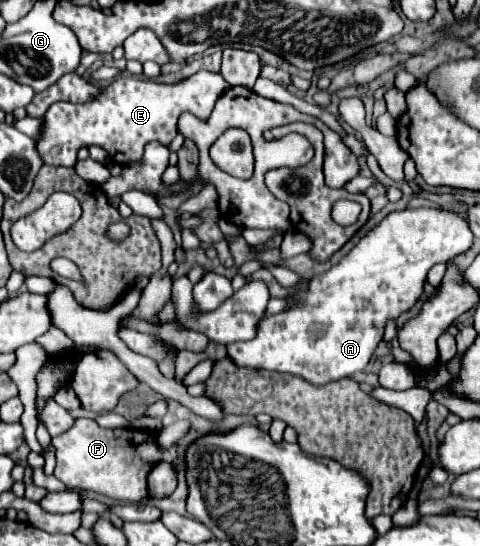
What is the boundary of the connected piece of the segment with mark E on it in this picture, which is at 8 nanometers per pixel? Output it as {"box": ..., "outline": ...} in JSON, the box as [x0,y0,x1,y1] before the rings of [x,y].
{"box":[35,71,229,167],"outline":[[[199,71],[189,79],[175,85],[161,85],[155,81],[141,81],[137,77],[119,77],[99,99],[85,105],[53,103],[43,117],[41,137],[35,141],[37,153],[45,165],[75,167],[77,151],[81,147],[99,145],[107,149],[111,157],[125,155],[125,163],[139,161],[143,147],[151,141],[169,145],[177,135],[177,119],[183,111],[191,111],[197,117],[209,117],[221,91],[229,89],[219,73]]]}

